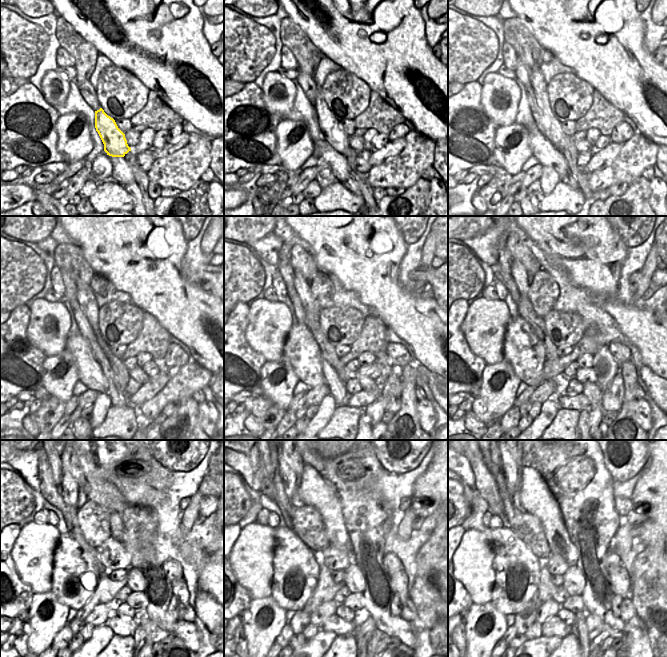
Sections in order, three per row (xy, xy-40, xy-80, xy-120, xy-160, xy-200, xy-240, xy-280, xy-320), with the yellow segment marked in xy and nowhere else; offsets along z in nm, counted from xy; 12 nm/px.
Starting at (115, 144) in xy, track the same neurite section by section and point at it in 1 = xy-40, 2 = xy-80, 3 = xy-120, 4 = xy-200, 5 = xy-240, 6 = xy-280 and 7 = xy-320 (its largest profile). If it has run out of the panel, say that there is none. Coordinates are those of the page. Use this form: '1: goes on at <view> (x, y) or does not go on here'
1: goes on at xy-40 (329, 126)
2: goes on at xy-80 (551, 128)
3: goes on at xy-120 (85, 297)
4: goes on at xy-200 (519, 273)
5: goes on at xy-240 (70, 496)
6: goes on at xy-280 (288, 460)
7: goes on at xy-320 (510, 460)

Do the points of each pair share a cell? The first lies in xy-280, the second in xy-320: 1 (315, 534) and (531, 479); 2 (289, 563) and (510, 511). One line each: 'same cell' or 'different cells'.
1: different cells
2: different cells

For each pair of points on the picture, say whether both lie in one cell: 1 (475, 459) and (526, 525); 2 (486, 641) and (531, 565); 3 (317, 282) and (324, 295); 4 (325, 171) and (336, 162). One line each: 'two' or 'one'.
1: one
2: two
3: one
4: two

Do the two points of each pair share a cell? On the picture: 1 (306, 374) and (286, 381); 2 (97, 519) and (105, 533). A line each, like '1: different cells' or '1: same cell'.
1: different cells
2: same cell

